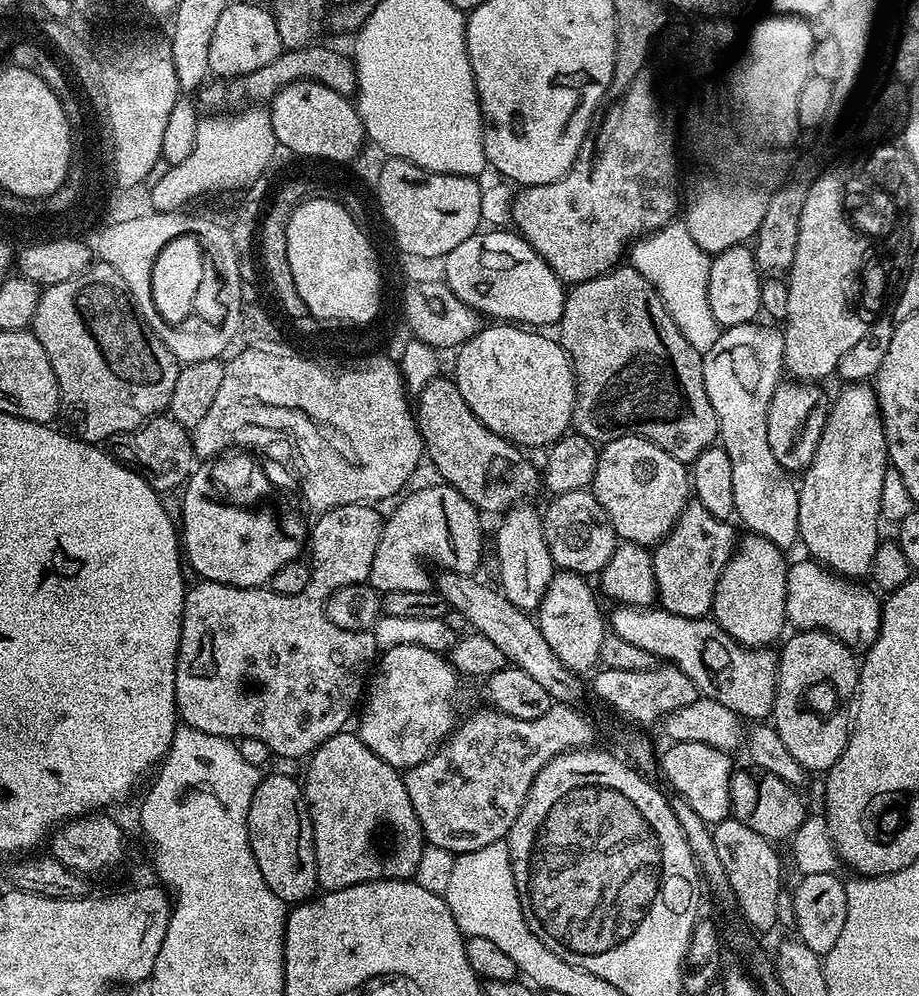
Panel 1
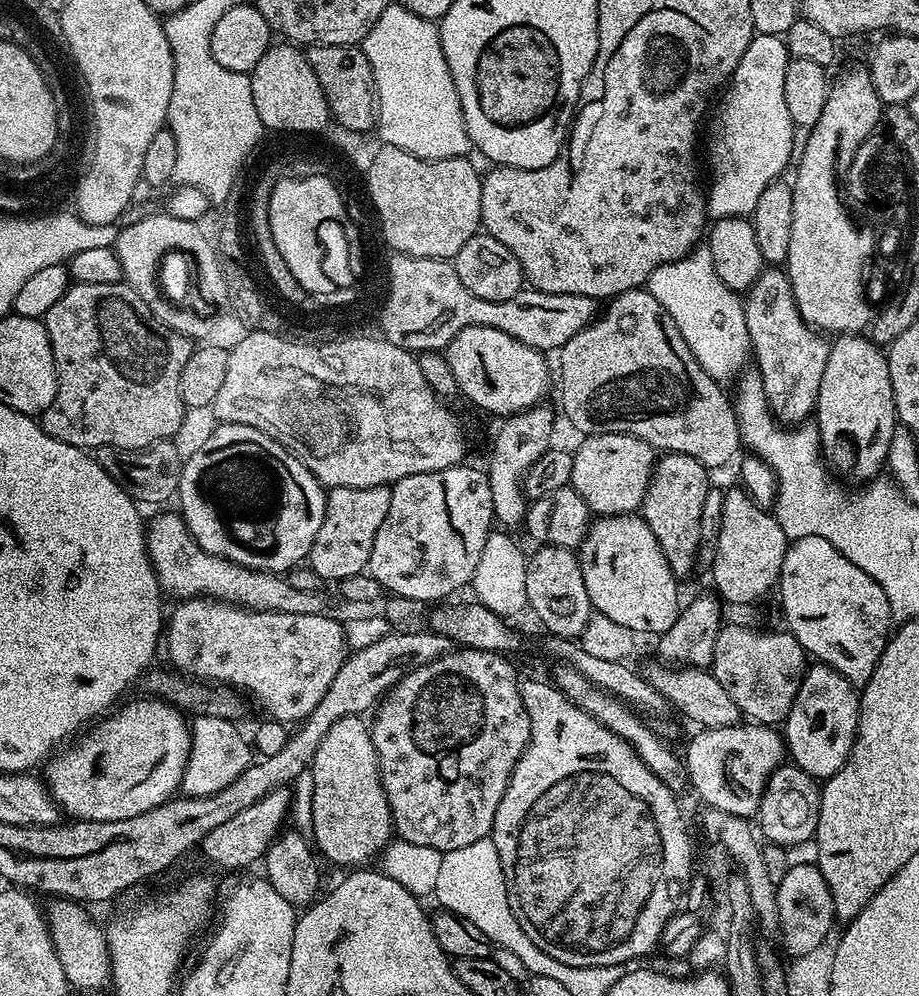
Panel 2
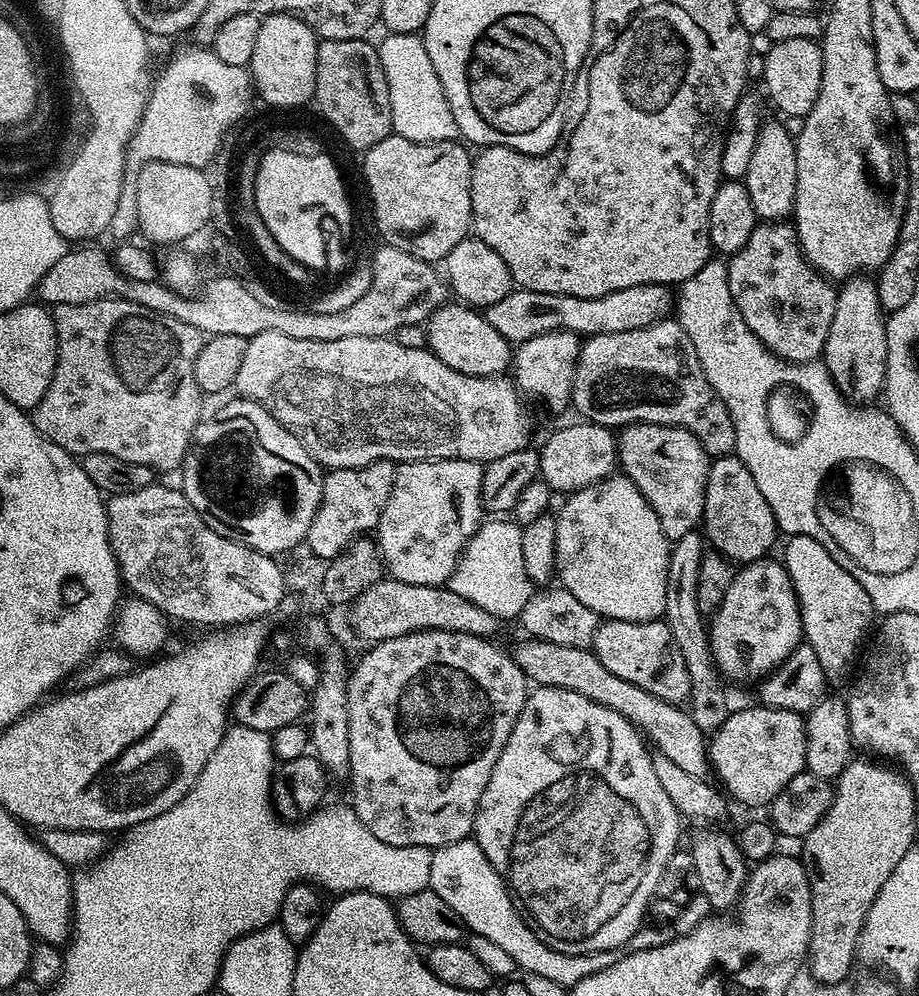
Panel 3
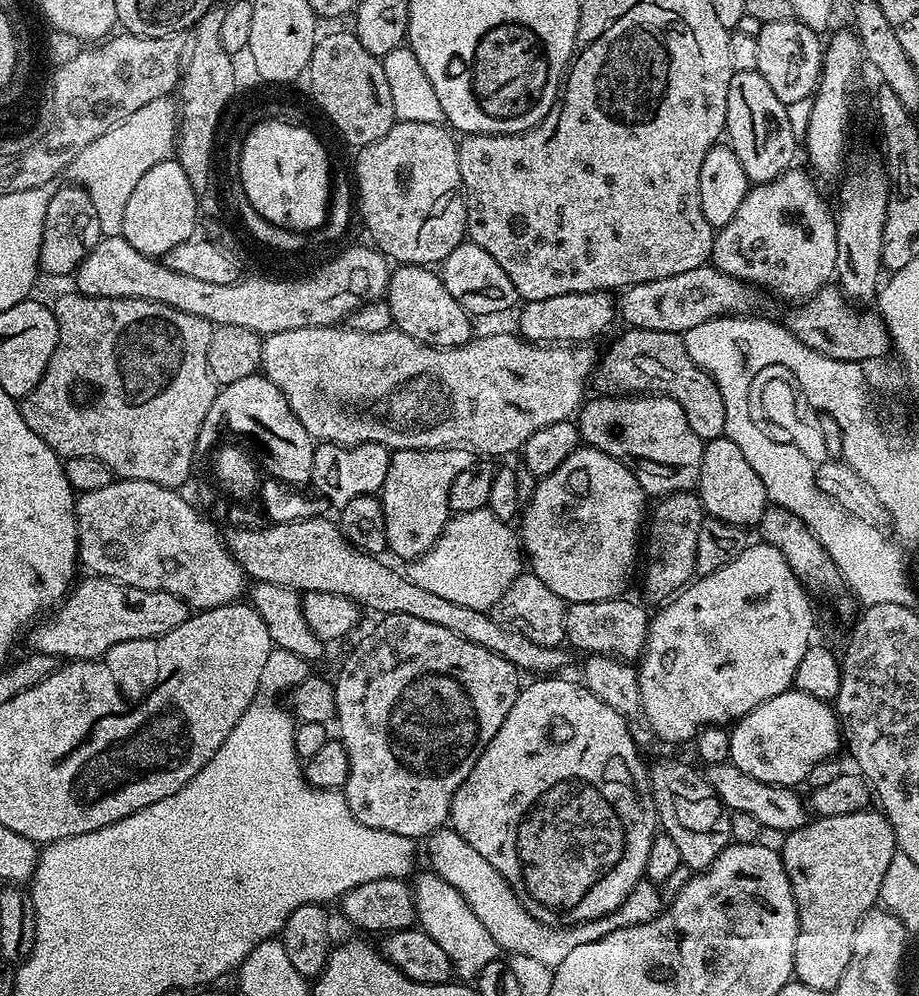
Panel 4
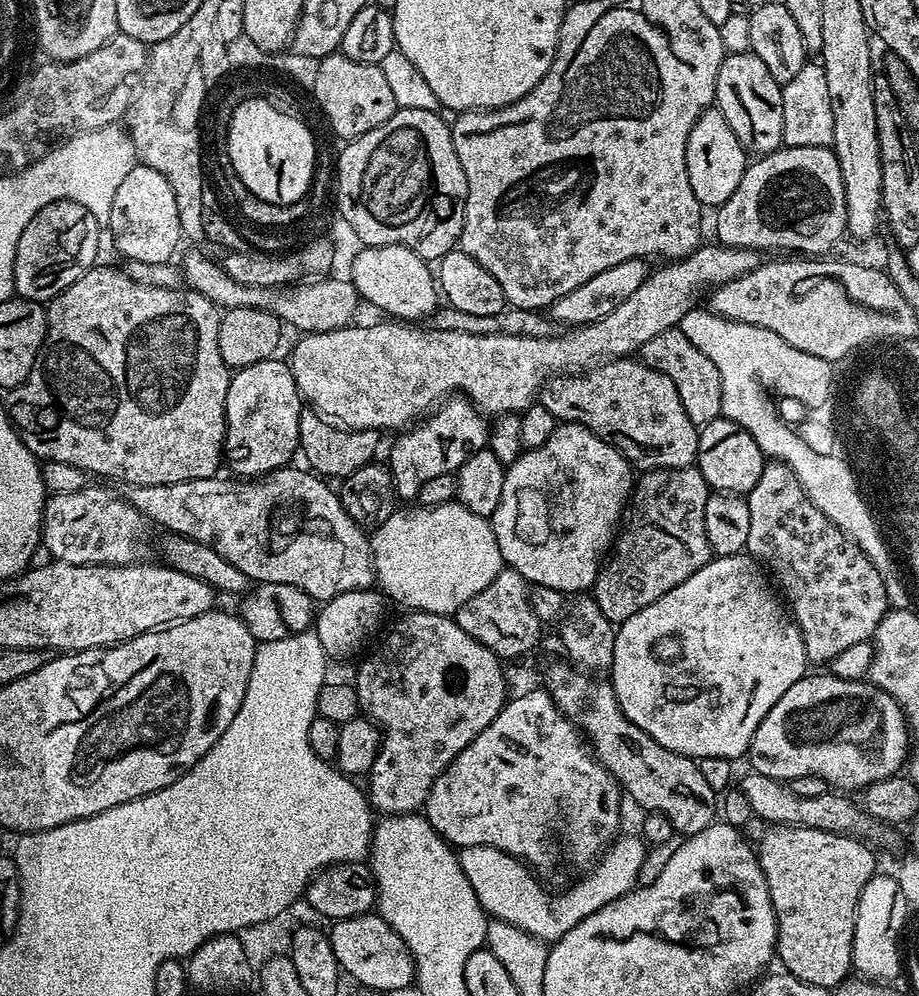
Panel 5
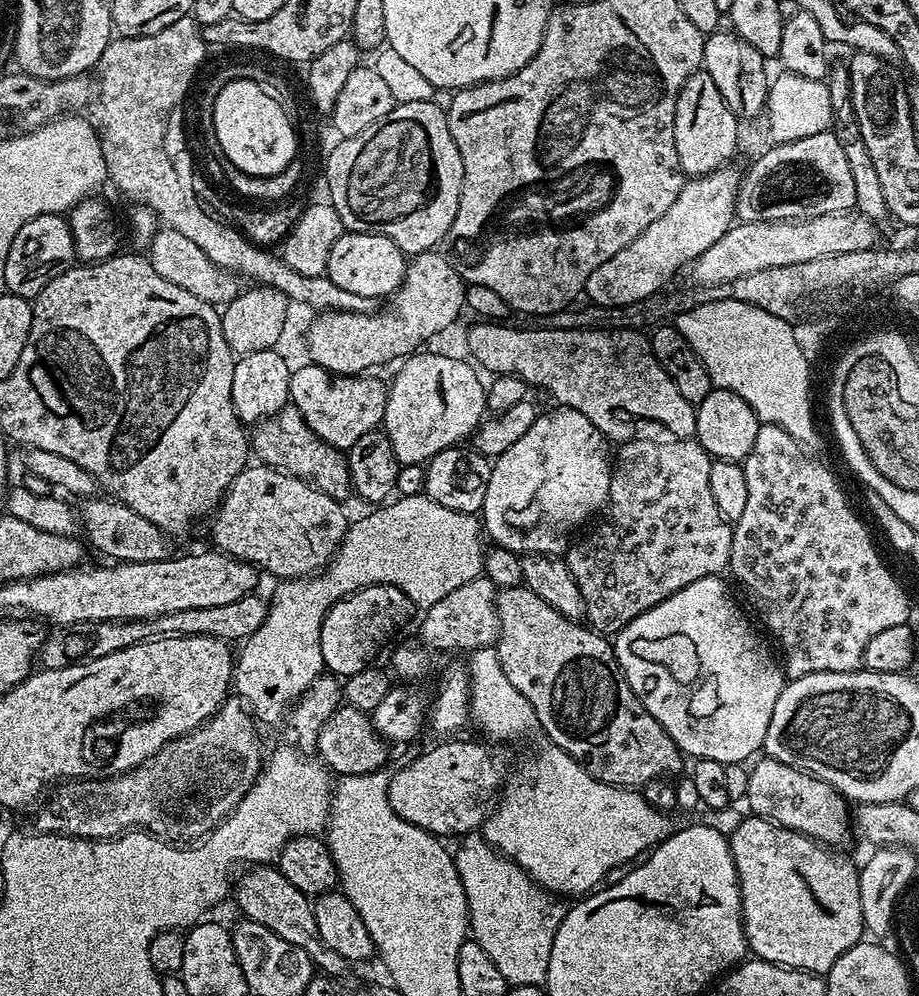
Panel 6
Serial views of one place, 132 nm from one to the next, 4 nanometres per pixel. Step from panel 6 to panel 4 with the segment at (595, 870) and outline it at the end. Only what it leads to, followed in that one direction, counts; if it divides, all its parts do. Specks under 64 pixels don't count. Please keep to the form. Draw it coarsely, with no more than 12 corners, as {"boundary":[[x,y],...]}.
{"boundary":[[445,826],[431,871],[466,898],[497,949],[553,970],[578,946],[666,907],[645,878],[585,924],[543,924],[506,878]]}

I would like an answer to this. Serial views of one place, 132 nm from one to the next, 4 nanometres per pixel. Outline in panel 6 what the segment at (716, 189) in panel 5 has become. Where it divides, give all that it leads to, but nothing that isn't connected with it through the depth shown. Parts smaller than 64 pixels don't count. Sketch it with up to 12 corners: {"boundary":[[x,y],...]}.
{"boundary":[[703,70],[680,86],[674,146],[685,177],[725,167],[738,117]]}

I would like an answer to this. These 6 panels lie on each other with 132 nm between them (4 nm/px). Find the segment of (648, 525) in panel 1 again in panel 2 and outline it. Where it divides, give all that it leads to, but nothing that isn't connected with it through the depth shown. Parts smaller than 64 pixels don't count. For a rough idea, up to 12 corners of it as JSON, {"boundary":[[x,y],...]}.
{"boundary":[[615,432],[584,436],[571,487],[589,513],[635,513],[657,449]]}

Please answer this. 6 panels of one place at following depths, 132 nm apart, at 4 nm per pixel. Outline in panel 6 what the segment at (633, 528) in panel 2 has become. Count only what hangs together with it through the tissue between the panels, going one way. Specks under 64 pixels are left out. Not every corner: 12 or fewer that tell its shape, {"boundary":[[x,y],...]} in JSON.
{"boundary":[[541,411],[495,457],[482,528],[556,558],[607,505],[608,437]]}

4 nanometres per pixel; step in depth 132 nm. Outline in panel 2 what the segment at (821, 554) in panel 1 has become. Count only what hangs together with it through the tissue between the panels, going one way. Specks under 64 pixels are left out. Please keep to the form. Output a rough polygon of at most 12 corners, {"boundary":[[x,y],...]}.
{"boundary":[[831,341],[814,423],[841,481],[881,475],[898,427],[888,358]]}

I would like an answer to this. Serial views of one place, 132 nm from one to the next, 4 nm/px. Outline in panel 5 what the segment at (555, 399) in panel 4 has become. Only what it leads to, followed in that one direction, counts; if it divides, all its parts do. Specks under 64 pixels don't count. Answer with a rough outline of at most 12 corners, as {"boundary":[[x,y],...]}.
{"boundary":[[701,243],[554,338],[408,322],[309,332],[311,411],[407,429],[453,393],[523,414],[628,358],[761,253]]}

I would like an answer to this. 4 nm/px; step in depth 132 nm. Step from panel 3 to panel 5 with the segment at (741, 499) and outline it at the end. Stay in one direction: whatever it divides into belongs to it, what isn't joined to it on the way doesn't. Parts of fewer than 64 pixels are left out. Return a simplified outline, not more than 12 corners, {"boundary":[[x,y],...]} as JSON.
{"boundary":[[721,414],[700,428],[695,467],[712,492],[744,496],[764,451]]}

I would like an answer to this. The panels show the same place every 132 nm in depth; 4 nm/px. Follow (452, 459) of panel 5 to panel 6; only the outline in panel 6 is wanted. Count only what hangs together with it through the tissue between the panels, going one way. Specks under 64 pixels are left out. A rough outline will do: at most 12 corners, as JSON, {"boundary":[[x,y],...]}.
{"boundary":[[424,351],[388,384],[401,466],[463,445],[486,416],[481,373]]}

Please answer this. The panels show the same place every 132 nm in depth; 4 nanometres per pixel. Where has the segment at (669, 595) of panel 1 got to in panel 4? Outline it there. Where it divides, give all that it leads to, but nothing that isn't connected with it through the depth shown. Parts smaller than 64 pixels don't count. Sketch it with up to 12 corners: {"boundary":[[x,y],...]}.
{"boundary":[[600,394],[580,438],[649,497],[699,485],[705,441],[663,394]]}

